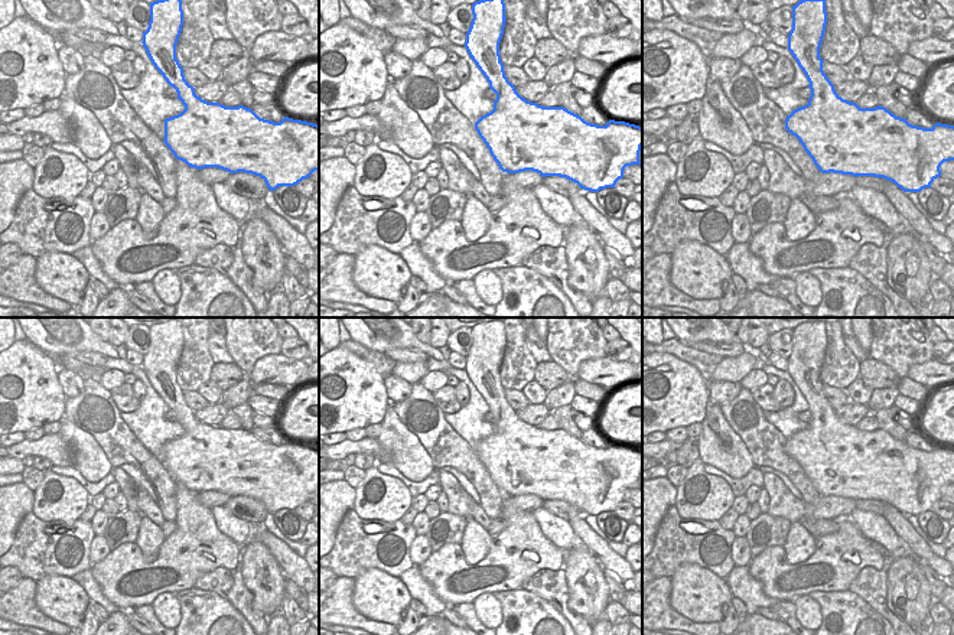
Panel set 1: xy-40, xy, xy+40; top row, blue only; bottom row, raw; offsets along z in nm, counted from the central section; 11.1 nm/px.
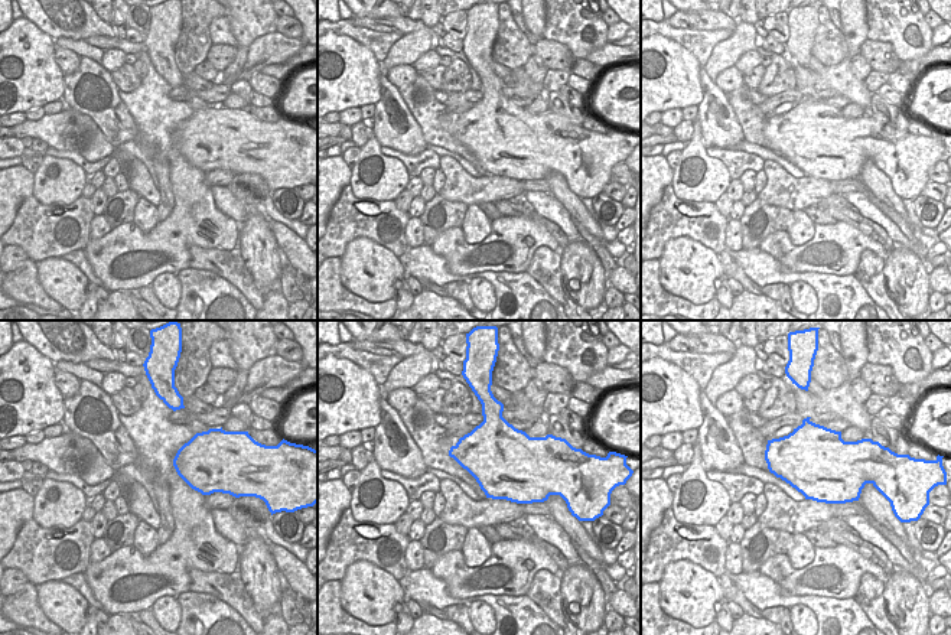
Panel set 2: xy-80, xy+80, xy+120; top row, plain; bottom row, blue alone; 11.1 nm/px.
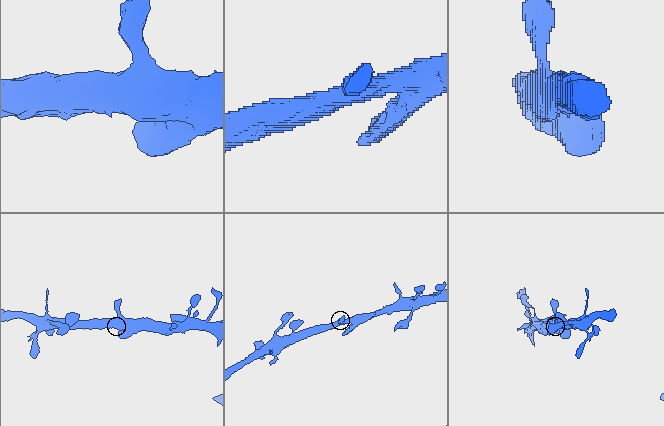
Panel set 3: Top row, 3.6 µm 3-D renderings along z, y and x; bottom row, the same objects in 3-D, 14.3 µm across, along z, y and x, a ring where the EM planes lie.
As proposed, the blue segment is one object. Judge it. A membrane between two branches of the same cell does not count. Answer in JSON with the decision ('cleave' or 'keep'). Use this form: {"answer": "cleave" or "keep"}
{"answer": "keep"}

